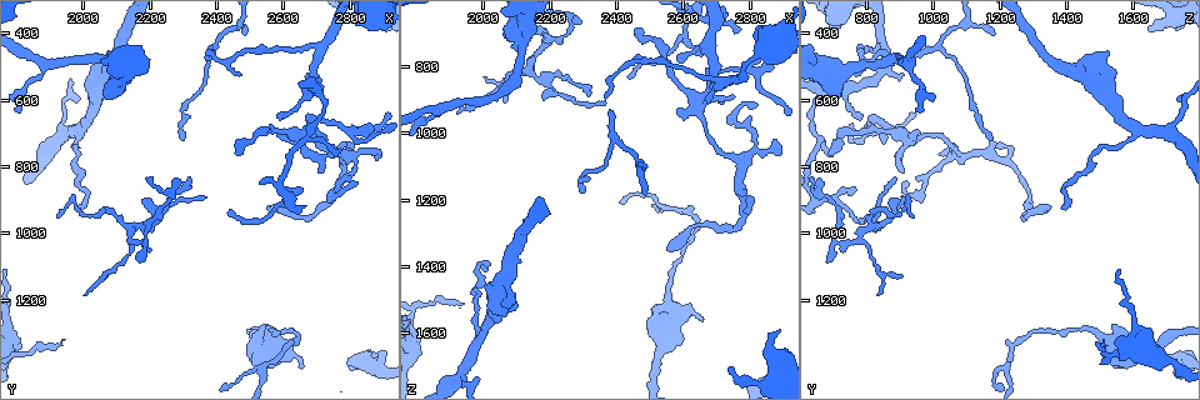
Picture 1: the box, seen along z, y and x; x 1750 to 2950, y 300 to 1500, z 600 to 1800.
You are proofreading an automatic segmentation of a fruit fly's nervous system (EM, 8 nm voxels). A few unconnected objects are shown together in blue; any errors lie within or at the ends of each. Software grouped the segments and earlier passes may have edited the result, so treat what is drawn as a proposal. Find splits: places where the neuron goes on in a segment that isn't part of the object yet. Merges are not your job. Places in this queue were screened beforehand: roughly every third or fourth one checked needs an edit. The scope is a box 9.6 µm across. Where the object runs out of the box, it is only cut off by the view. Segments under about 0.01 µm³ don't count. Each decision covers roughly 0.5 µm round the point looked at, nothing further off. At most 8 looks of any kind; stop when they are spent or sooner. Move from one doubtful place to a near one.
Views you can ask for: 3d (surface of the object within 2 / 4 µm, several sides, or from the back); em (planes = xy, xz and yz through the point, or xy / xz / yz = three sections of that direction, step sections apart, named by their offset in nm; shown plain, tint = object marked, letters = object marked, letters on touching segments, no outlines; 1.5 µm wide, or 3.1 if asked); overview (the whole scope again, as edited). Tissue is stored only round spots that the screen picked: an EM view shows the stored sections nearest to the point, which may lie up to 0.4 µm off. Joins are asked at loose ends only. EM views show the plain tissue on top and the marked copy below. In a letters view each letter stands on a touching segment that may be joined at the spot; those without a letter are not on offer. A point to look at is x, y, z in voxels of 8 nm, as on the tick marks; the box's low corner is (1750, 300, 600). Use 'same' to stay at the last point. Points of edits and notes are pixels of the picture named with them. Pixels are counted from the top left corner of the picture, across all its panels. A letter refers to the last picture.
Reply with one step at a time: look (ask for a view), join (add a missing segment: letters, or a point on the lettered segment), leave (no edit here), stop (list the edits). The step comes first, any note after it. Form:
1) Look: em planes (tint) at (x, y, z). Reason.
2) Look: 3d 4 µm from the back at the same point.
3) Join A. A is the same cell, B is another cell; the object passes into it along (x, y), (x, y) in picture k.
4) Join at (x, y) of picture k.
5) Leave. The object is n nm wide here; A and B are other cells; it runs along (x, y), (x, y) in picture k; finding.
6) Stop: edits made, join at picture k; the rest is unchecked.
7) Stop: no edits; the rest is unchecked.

Look: em yz step 4 (letters) at (2680, 520, 910). An open end.

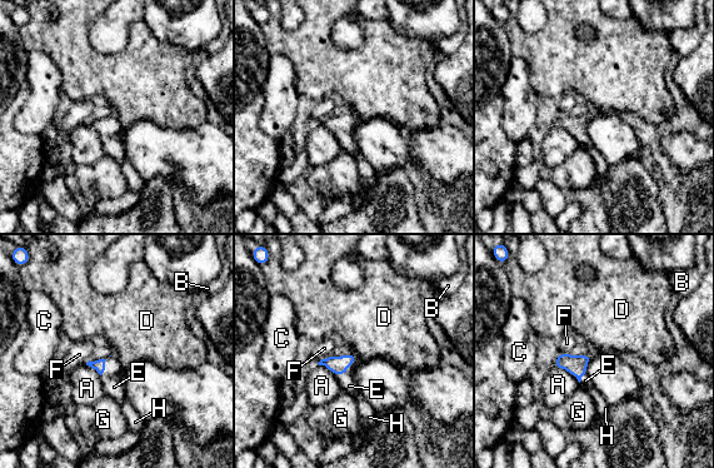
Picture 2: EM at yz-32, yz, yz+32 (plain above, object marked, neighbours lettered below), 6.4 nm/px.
Join E. E is the same cell, A, B, C, D, F, G and H are other cells; the object passes into it along (338, 366), (346, 369), (349, 386) in picture 2; the neuron continues.

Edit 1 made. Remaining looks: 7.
Look: overview.

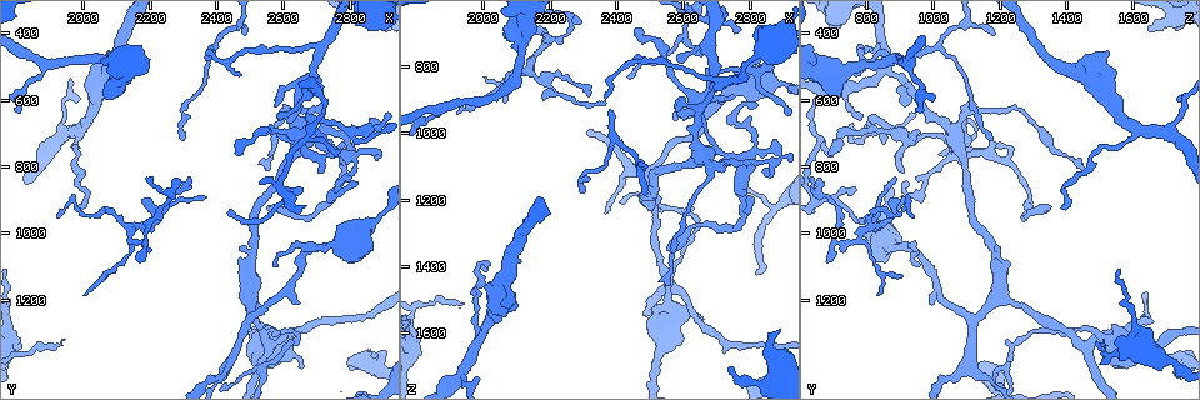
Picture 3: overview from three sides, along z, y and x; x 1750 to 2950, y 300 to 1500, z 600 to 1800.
Look: 3d 2 µm at (1920, 960, 950). Thin end.

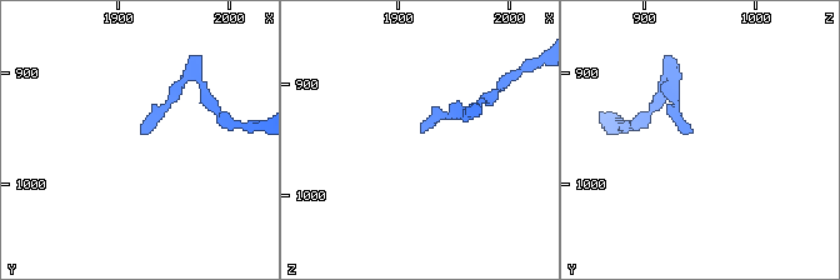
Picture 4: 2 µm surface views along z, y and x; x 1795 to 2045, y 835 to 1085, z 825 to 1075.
Look: em planes (letters) at (1924, 956, 938).

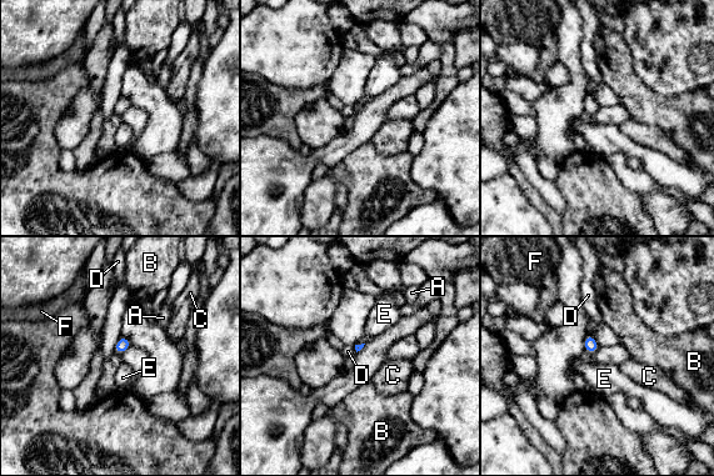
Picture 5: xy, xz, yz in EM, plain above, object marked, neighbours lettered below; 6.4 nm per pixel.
Leave. A, B, C, D, E and F are other cells; no lettered segment goes on from it.

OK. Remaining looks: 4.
Look: 3d 2 µm from the back at (1940, 1330, 1510).

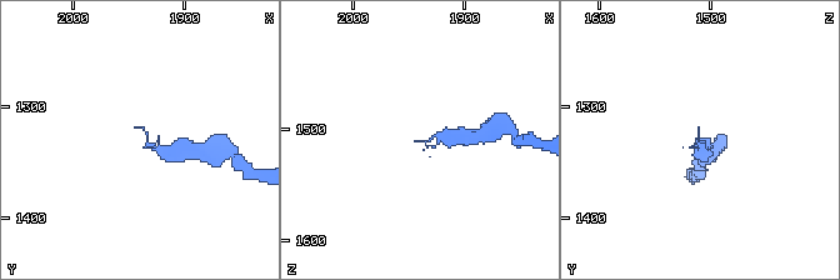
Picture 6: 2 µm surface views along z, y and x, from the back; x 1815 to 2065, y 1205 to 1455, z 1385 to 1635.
Look: em xy step 8 (letters) at (1932, 1326, 1508). Shape alone is not enough.

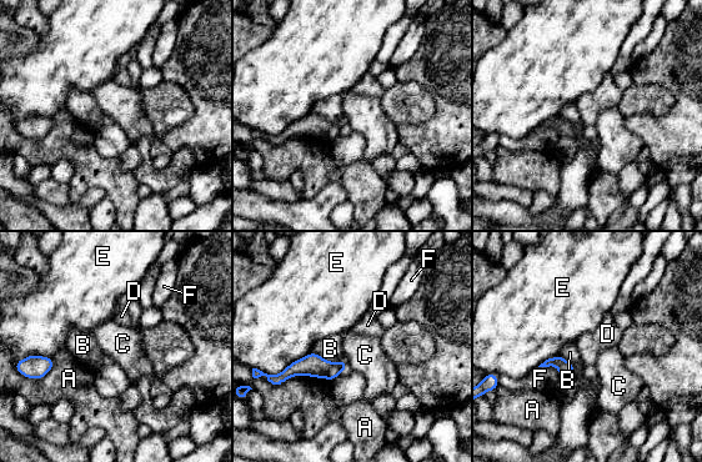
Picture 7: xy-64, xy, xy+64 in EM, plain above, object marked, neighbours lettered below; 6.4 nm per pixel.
Look: em planes (letters) at the same point. Cut it another way.

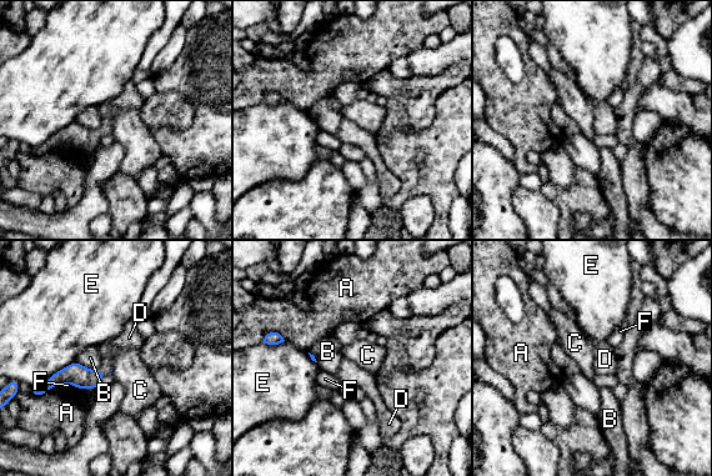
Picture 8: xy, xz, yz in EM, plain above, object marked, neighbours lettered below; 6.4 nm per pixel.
Join D. D is the same cell, A, B, C, E and F are other cells; the neuron continues.

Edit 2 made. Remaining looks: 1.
Stop: edits made, join at picture 2, join at picture 8; the rest is unchecked.

